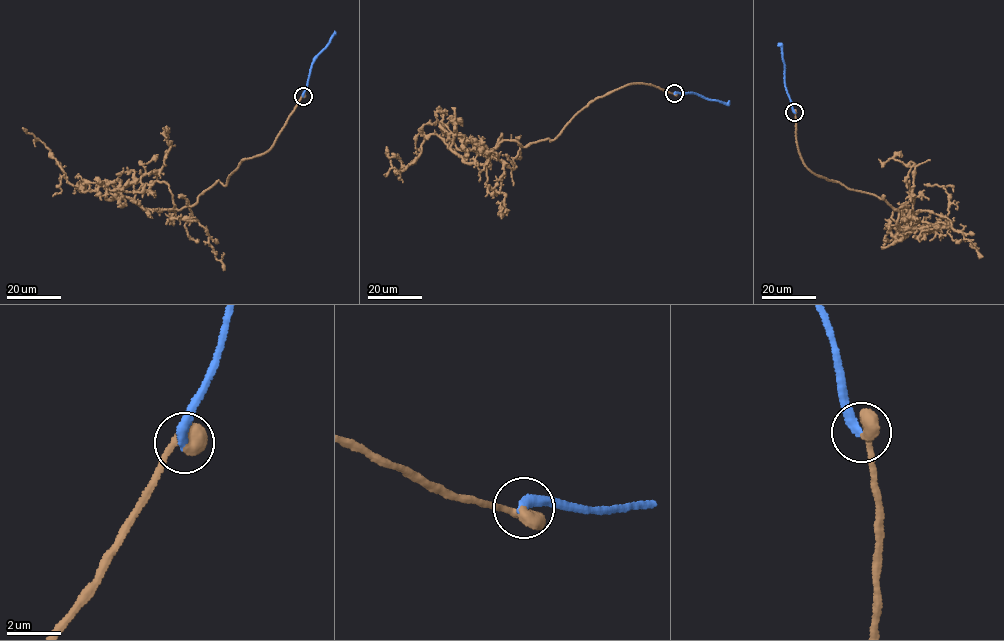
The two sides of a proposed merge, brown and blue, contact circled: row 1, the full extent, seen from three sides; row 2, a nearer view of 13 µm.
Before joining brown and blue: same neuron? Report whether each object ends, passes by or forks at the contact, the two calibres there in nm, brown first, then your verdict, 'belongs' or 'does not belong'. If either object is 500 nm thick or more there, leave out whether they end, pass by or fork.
650 nm thick on the brown side, 360 nm on the other; belongs

